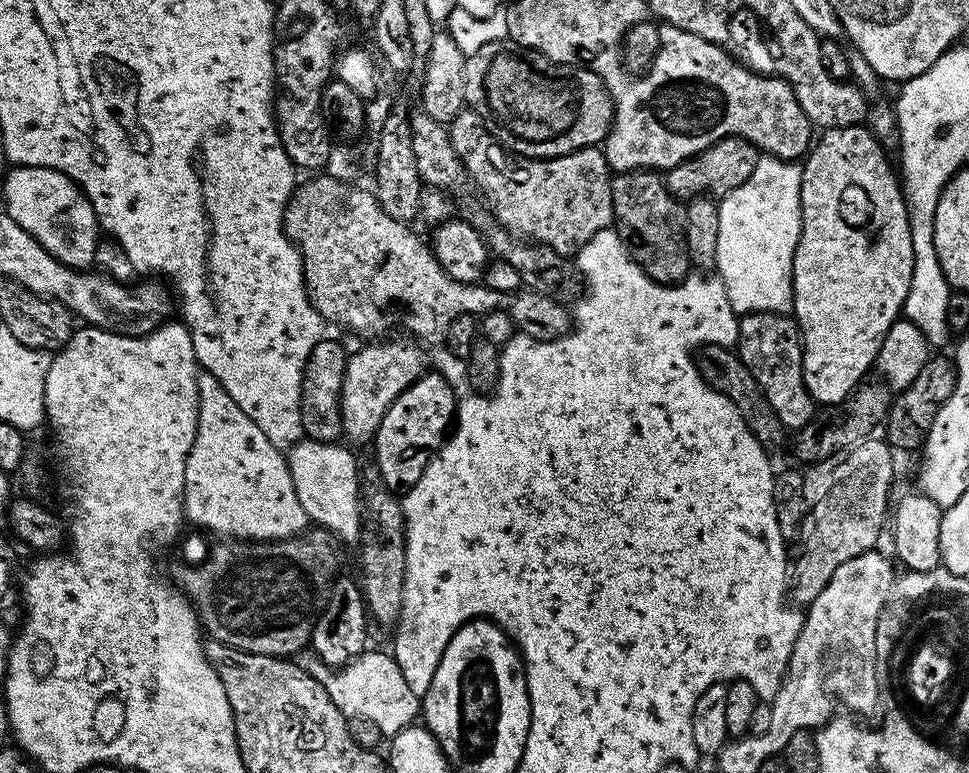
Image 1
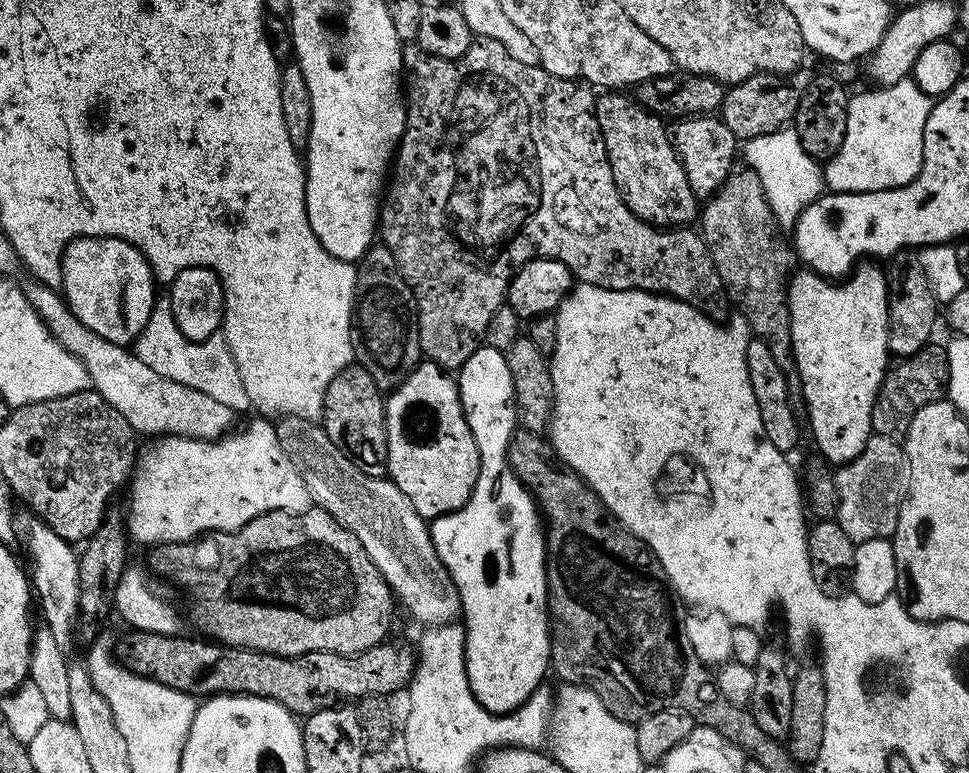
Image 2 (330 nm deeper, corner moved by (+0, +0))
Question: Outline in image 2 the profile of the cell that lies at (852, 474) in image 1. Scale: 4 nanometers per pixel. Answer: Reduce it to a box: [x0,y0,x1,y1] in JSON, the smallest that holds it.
[834,434,908,545]

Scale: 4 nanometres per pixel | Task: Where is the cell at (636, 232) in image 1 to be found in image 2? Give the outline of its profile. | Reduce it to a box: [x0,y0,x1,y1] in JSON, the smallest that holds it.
[596,90,698,228]

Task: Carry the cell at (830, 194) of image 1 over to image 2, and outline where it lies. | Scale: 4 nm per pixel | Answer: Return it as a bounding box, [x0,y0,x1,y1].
[788,262,890,466]

